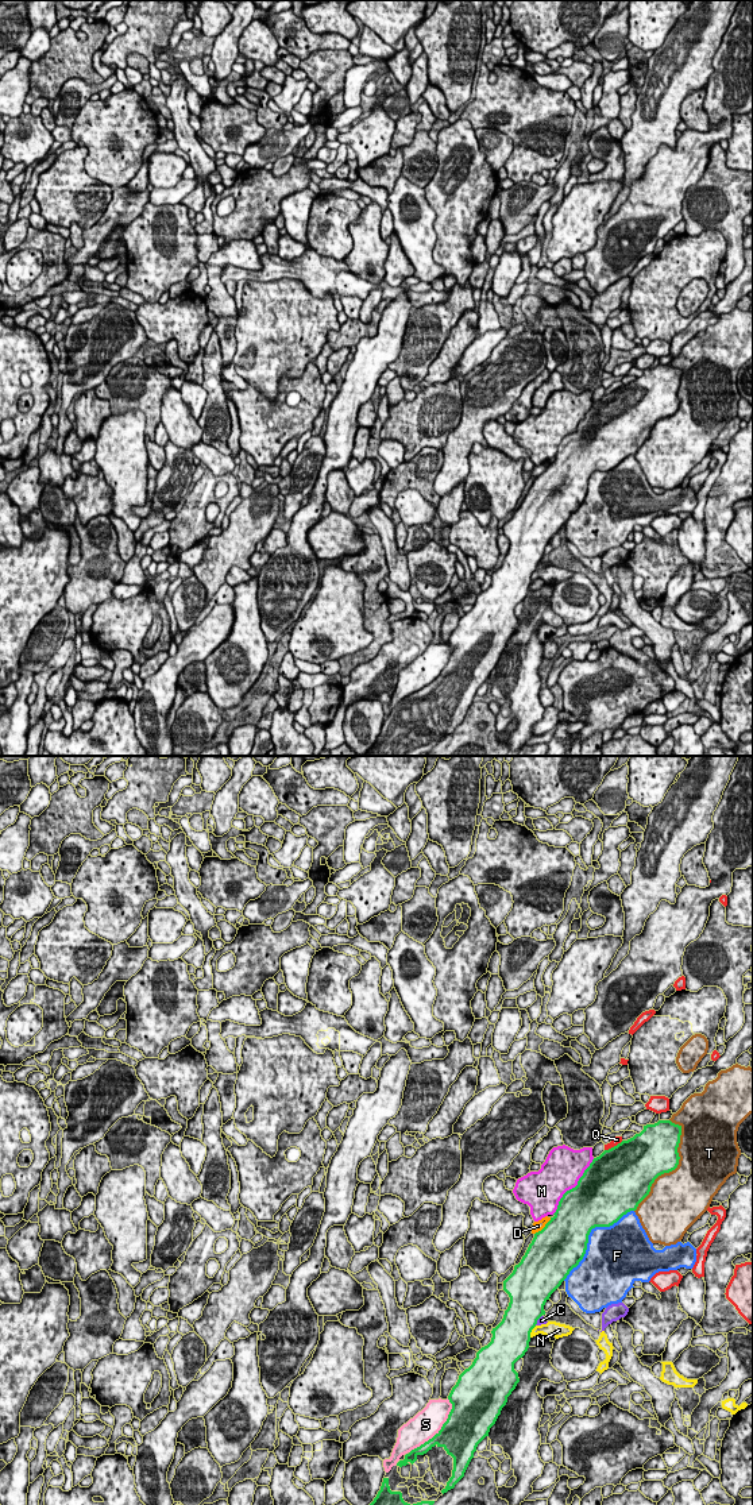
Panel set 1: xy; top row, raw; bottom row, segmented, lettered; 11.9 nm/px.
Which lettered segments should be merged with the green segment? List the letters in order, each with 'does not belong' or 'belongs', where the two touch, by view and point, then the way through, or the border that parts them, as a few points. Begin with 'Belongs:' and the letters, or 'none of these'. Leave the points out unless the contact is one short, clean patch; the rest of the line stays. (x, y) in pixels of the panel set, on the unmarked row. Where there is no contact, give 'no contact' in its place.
Belongs: D
C: does not belong; contact xy (537, 563)
D: belongs; contact xy (544, 471)
F: does not belong; contact xy (589, 478)
M: does not belong; contact xy (572, 432)
N: does not belong; contact xy (531, 575)
Q: does not belong; contact xy (614, 390)
S: does not belong; contact xy (440, 674)
T: does not belong; contact xy (675, 412)

